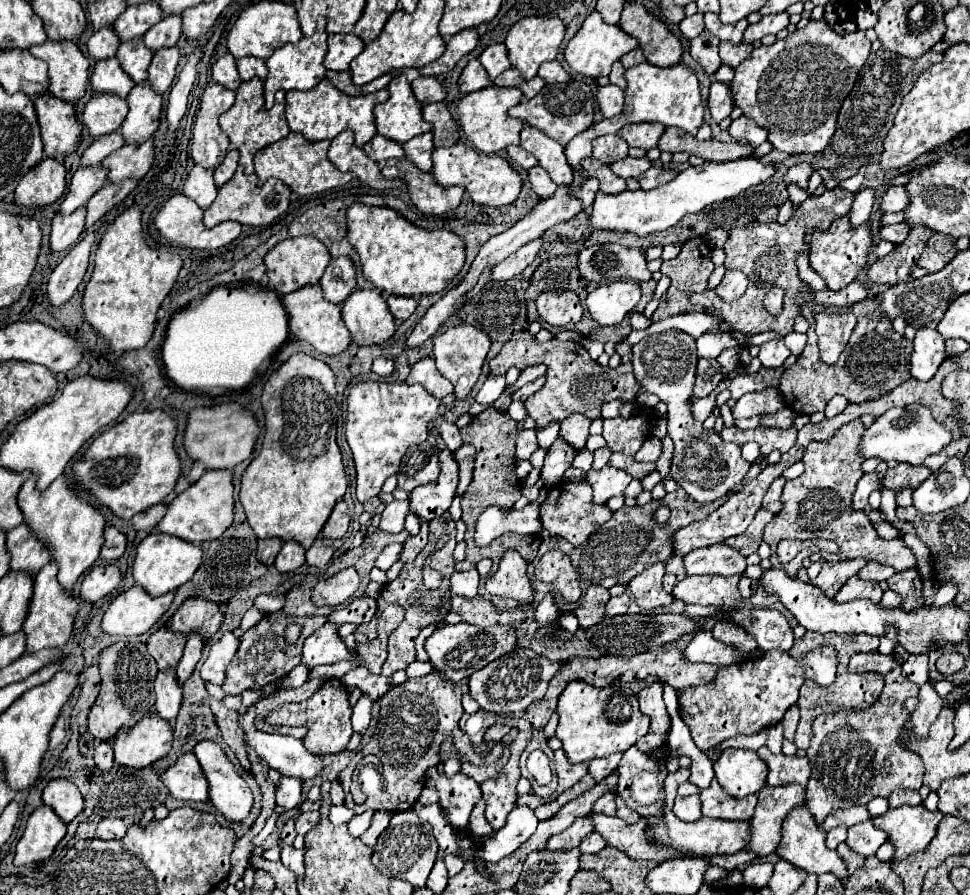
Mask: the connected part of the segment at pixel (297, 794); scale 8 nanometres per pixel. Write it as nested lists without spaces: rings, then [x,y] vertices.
[[[282,778],[276,790],[276,802],[282,810],[292,810],[302,800],[302,782],[296,778]]]

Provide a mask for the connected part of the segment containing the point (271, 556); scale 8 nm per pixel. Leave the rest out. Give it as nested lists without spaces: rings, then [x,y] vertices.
[[[268,538],[268,540],[258,540],[258,560],[266,566],[272,566],[278,552],[282,548],[282,542],[278,538]]]

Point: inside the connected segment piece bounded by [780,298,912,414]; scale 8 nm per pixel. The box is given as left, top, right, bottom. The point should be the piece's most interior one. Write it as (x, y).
(877, 359)

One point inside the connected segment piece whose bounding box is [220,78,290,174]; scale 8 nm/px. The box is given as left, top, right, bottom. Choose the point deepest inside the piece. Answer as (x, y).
(250, 127)

